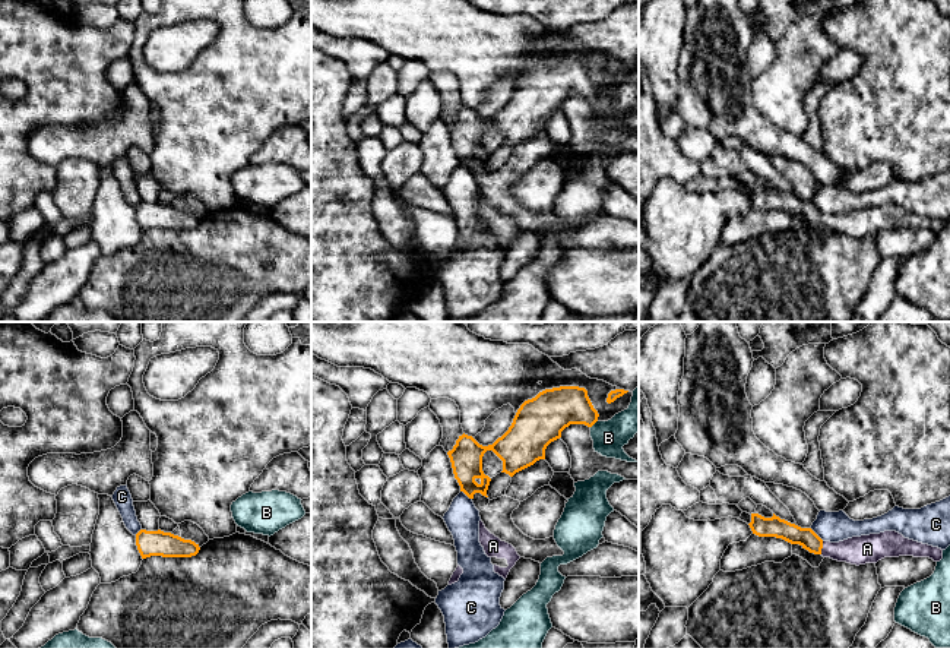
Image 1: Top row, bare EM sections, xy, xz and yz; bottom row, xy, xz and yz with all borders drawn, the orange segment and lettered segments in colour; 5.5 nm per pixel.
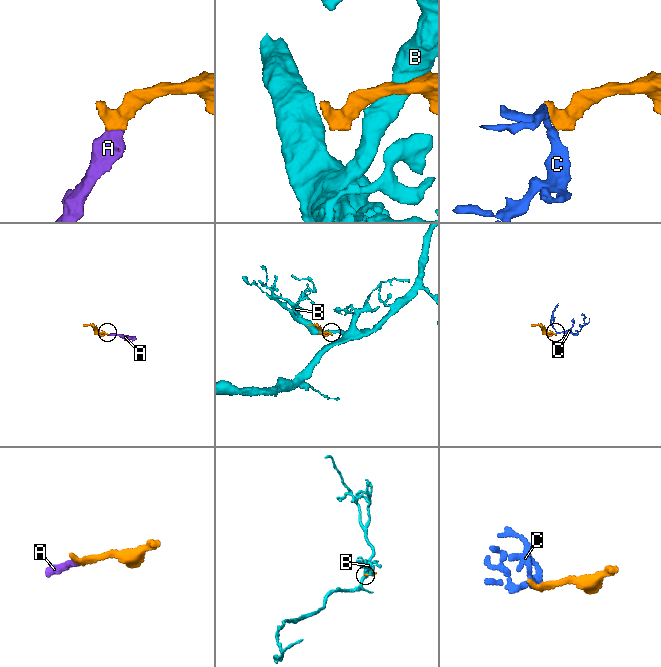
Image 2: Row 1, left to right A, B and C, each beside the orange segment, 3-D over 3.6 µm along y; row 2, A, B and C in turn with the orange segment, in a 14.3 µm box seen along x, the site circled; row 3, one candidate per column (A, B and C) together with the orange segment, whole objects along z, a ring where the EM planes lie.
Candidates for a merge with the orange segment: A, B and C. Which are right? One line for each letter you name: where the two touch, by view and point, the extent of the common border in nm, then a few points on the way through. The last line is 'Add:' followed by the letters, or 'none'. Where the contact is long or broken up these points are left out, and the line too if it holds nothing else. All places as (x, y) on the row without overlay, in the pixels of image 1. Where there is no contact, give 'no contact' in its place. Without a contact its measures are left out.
A: yz (822, 220) | 70 nm | across yz (781, 201), (807, 209), (822, 220), (867, 221)
Add: A

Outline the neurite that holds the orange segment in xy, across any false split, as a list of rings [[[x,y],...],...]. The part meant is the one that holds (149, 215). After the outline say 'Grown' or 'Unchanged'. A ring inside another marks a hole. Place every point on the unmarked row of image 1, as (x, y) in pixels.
[[[140,202],[136,206],[136,218],[142,231],[151,228],[162,230],[191,230],[200,222],[199,216],[184,212],[171,205]]]. Unchanged

